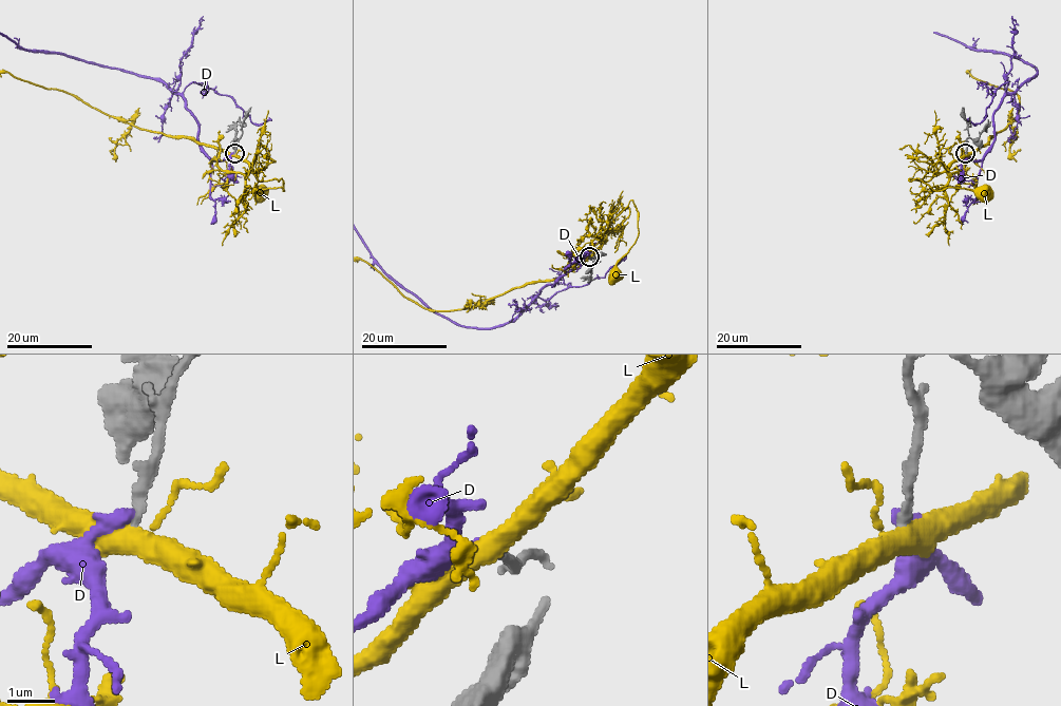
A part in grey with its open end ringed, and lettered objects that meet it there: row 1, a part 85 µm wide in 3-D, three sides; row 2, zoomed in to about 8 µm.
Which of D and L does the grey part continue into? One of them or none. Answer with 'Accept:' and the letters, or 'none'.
Accept: none

